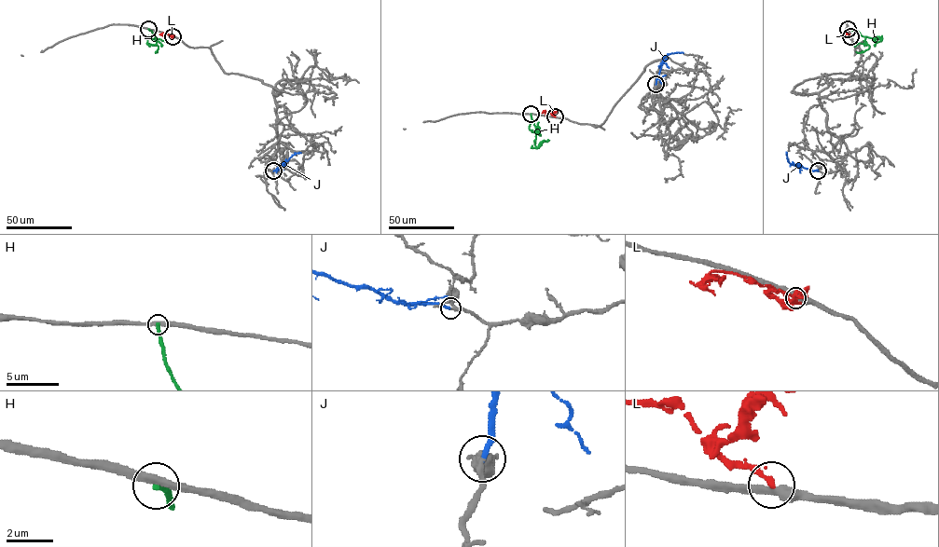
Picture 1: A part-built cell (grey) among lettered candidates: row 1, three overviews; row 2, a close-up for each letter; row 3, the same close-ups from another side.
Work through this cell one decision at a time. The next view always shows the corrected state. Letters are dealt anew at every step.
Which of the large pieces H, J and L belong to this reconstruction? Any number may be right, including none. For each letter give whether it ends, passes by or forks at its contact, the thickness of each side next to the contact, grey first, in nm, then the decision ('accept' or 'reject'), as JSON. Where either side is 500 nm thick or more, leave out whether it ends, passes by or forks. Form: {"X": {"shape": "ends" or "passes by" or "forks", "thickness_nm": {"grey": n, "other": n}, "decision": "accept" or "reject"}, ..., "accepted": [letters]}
{"H": {"shape": "ends", "thickness_nm": {"grey": 340, "other": 260}, "decision": "reject"}, "J": {"shape": "ends", "thickness_nm": {"grey": 240, "other": 200}, "decision": "accept"}, "L": {"shape": "ends", "thickness_nm": {"grey": 400, "other": 190}, "decision": "reject"}, "accepted": ["J"]}

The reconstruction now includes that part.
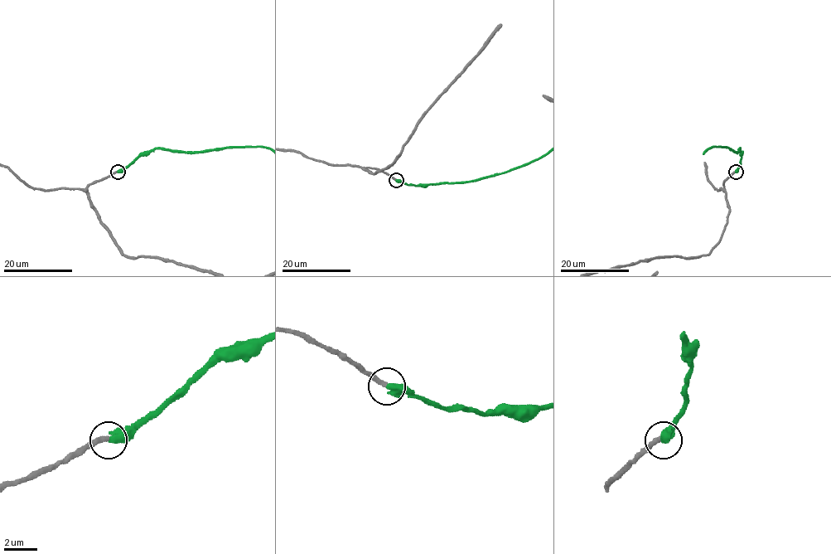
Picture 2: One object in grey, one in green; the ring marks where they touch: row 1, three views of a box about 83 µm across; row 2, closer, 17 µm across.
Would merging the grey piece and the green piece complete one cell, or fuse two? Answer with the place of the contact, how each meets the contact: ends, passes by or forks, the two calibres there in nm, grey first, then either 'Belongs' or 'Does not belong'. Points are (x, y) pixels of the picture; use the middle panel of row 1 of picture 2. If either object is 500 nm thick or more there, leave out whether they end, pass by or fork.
Place: (396, 180). Thickness 280 nm (grey) against 500 nm. Belongs

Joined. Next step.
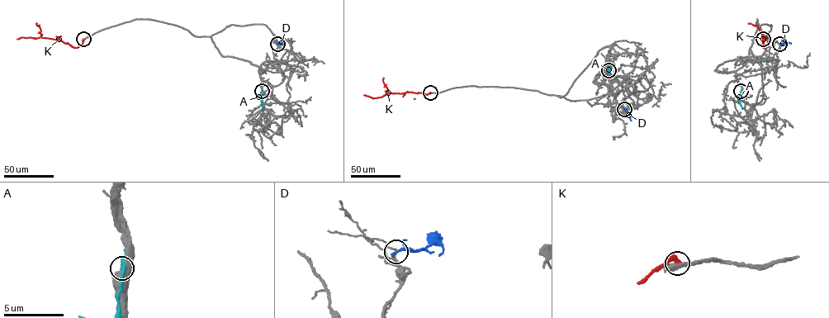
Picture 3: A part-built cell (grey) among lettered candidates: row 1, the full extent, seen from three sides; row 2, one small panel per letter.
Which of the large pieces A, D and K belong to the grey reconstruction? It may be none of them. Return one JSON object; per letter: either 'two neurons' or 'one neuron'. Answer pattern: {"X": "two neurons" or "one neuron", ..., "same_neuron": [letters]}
{"A": "two neurons", "D": "two neurons", "K": "two neurons", "same_neuron": []}

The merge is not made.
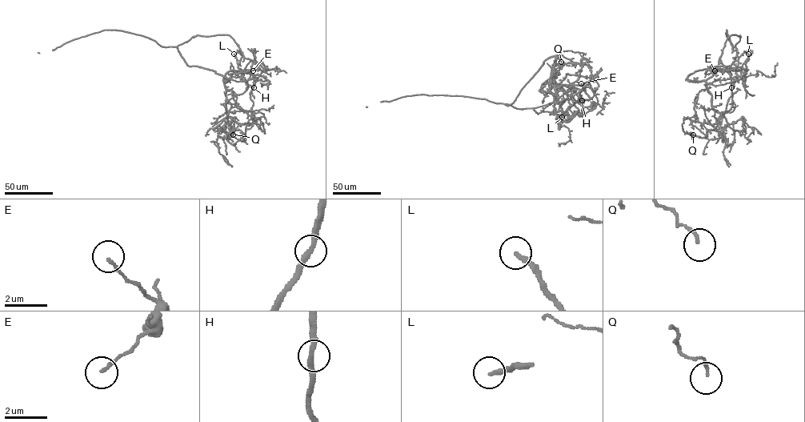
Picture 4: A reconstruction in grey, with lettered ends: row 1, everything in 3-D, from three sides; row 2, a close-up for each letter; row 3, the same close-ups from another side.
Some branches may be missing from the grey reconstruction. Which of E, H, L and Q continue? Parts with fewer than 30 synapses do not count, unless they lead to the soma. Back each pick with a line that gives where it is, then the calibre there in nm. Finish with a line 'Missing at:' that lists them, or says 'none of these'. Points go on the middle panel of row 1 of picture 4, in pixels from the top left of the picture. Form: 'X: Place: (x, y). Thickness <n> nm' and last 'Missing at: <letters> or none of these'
L: Place: (562, 117). Thickness 180 nm
Missing at: L

